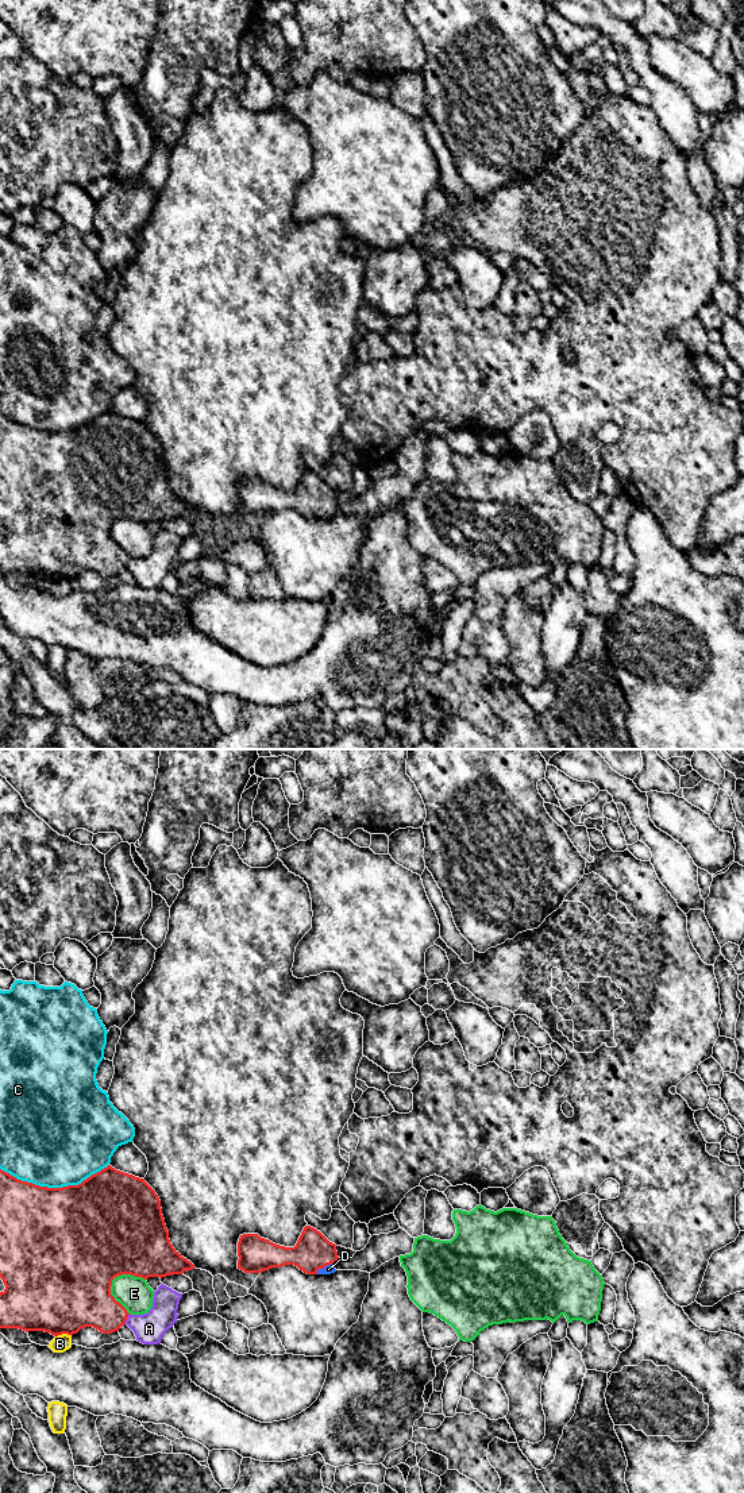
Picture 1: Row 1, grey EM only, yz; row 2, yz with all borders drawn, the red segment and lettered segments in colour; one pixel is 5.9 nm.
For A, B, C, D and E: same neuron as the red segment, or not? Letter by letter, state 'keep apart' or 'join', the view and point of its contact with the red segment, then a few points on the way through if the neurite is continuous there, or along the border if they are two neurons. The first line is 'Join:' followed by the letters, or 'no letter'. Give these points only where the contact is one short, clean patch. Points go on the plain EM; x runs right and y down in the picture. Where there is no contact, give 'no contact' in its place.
Join: D
A: keep apart; contact yz (126, 563)
B: keep apart; contact yz (62, 577); border yz (70, 578), (58, 578), (56, 581)
C: keep apart; contact yz (54, 432)
D: join; contact yz (324, 510); way yz (312, 496), (324, 510), (328, 513)
E: keep apart; contact yz (110, 536)

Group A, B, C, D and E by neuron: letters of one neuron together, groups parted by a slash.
A / B / C / D / E

